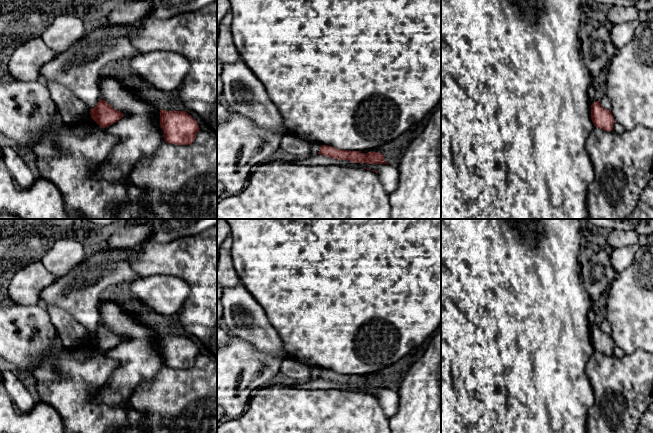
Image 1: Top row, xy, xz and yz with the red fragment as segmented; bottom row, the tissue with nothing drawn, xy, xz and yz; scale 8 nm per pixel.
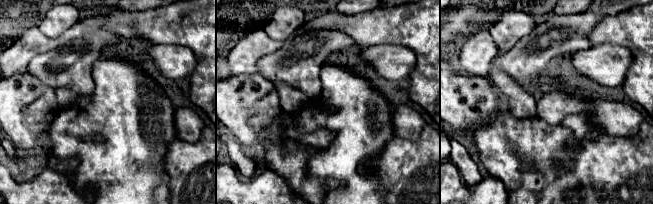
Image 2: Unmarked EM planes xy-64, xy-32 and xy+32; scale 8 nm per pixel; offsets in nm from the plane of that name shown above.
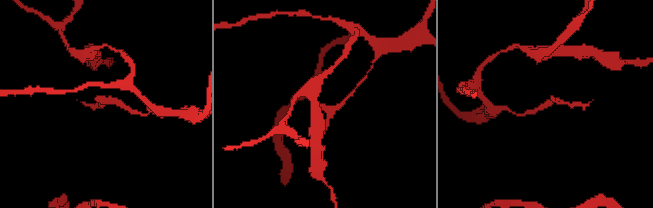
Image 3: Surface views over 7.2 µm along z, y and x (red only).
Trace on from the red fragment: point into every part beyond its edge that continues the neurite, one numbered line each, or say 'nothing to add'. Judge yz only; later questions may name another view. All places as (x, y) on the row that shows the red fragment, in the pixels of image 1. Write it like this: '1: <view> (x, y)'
nothing to add

